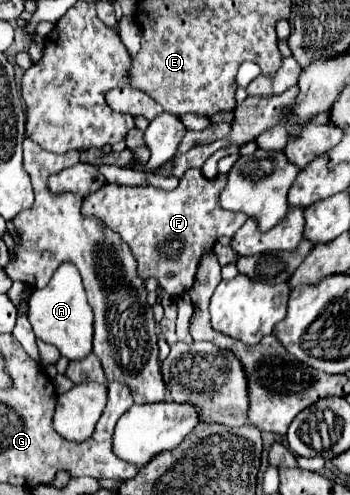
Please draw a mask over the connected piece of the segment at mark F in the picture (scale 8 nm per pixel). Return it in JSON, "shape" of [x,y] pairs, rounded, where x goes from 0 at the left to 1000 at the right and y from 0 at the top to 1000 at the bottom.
{"shape":[[[546,337],[494,386],[431,374],[351,378],[300,370],[283,386],[243,398],[231,426],[289,442],[351,479],[397,531],[397,556],[409,564],[443,560],[489,600],[506,600],[551,576],[569,523],[609,503],[620,479],[660,479],[706,446],[706,434],[689,426],[637,426],[626,418],[626,386],[643,374],[649,354],[591,366],[574,341]]]}

